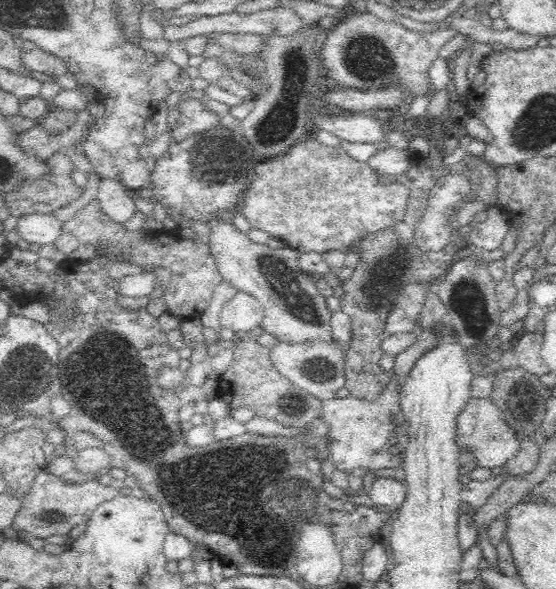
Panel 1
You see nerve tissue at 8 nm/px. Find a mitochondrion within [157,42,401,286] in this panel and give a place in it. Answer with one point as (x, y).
(222, 161)

